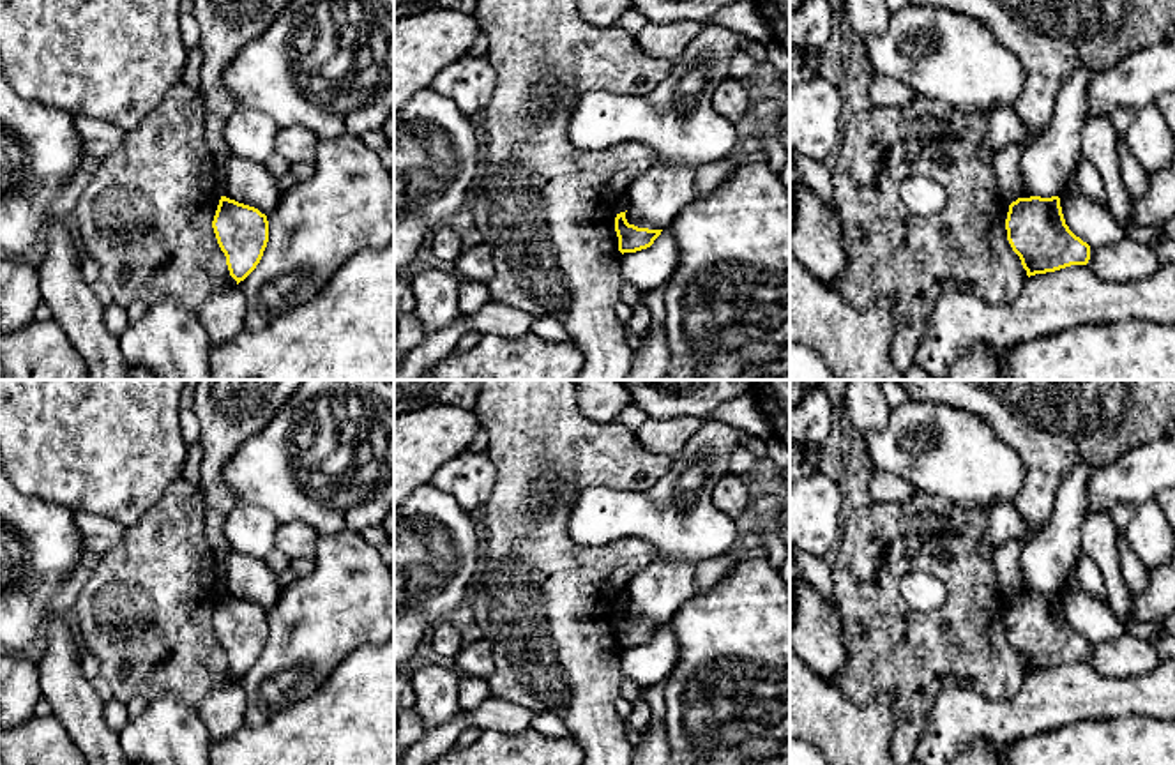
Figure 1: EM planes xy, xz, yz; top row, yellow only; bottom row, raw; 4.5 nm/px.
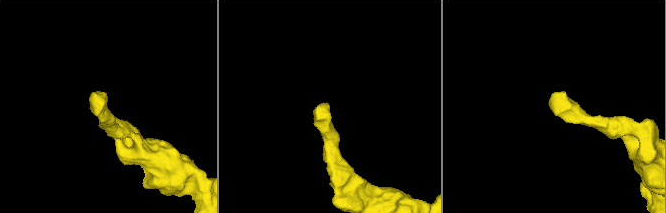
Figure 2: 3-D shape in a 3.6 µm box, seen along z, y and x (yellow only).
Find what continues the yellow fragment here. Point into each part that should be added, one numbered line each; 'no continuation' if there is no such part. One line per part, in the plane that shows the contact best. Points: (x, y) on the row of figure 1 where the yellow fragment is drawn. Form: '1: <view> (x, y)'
no continuation

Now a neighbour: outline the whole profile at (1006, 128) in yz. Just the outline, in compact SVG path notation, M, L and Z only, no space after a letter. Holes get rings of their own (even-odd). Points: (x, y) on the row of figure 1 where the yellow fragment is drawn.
M997 108L989 113L988 134L982 154L995 159L1011 145L1030 145L1039 136L1027 131L1025 122L1018 117L1014 108Z

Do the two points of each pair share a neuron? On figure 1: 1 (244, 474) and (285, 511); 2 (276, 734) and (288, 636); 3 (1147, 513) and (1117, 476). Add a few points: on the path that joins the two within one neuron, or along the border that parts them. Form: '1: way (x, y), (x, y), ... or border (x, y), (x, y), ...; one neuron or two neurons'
1: way (255, 481), (274, 500); one neuron
2: border (315, 691), (257, 727), (246, 725); two neurons
3: border (1152, 499), (1147, 499), (1135, 509); two neurons

